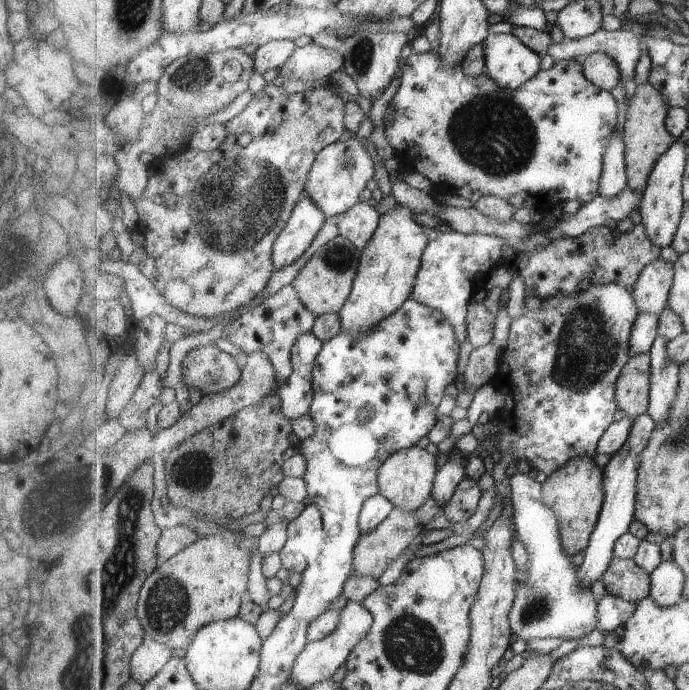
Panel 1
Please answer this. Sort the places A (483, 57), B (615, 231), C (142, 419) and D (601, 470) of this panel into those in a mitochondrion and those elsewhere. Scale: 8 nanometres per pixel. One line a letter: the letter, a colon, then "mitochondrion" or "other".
A: other
B: other
C: other
D: other

